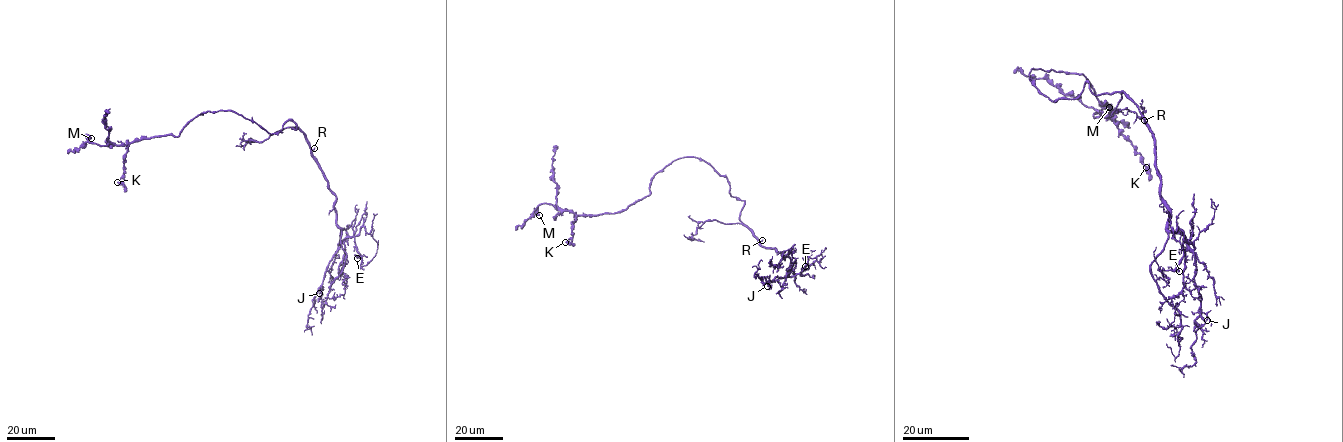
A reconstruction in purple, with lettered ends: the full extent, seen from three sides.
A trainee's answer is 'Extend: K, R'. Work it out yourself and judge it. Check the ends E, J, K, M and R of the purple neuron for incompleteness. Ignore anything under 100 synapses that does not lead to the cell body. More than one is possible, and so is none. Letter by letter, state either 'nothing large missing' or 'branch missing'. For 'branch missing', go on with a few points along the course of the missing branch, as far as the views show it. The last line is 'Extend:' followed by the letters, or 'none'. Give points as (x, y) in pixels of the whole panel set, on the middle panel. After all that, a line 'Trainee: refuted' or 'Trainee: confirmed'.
E: nothing large missing
J: nothing large missing
K: nothing large missing
M: nothing large missing
R: branch missing | (762, 240), (763, 229), (761, 232), (765, 236), (778, 241), (796, 243), (816, 238), (851, 216), (854, 219)
Extend: R
Trainee: refuted

